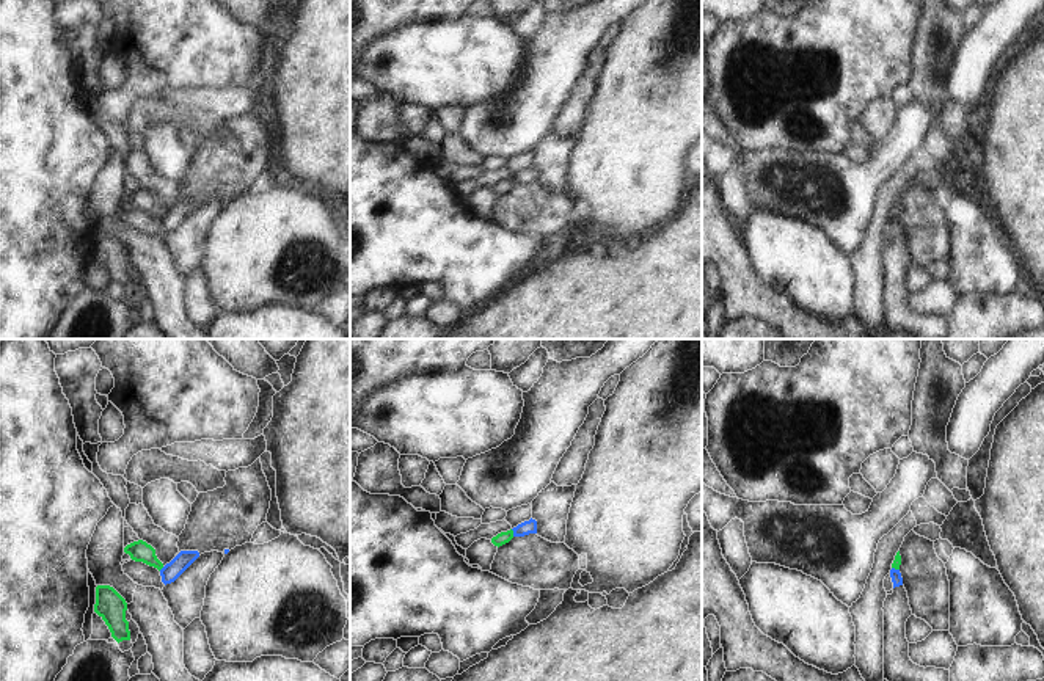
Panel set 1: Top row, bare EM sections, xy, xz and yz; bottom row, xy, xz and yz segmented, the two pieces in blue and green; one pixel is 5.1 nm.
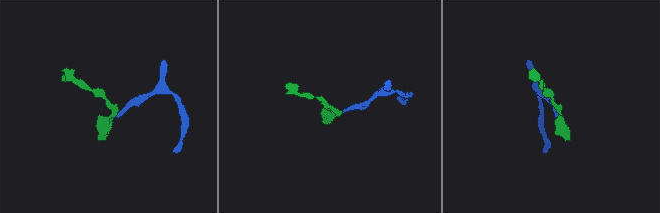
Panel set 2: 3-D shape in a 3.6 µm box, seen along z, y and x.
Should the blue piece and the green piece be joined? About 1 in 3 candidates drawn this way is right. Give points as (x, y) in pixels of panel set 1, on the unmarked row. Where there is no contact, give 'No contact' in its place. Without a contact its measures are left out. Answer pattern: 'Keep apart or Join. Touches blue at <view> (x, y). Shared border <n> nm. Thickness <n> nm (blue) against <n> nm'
Keep apart. Touches blue at xz (514, 181). Shared border 40 nm. Thickness 70 nm (blue) against 70 nm

